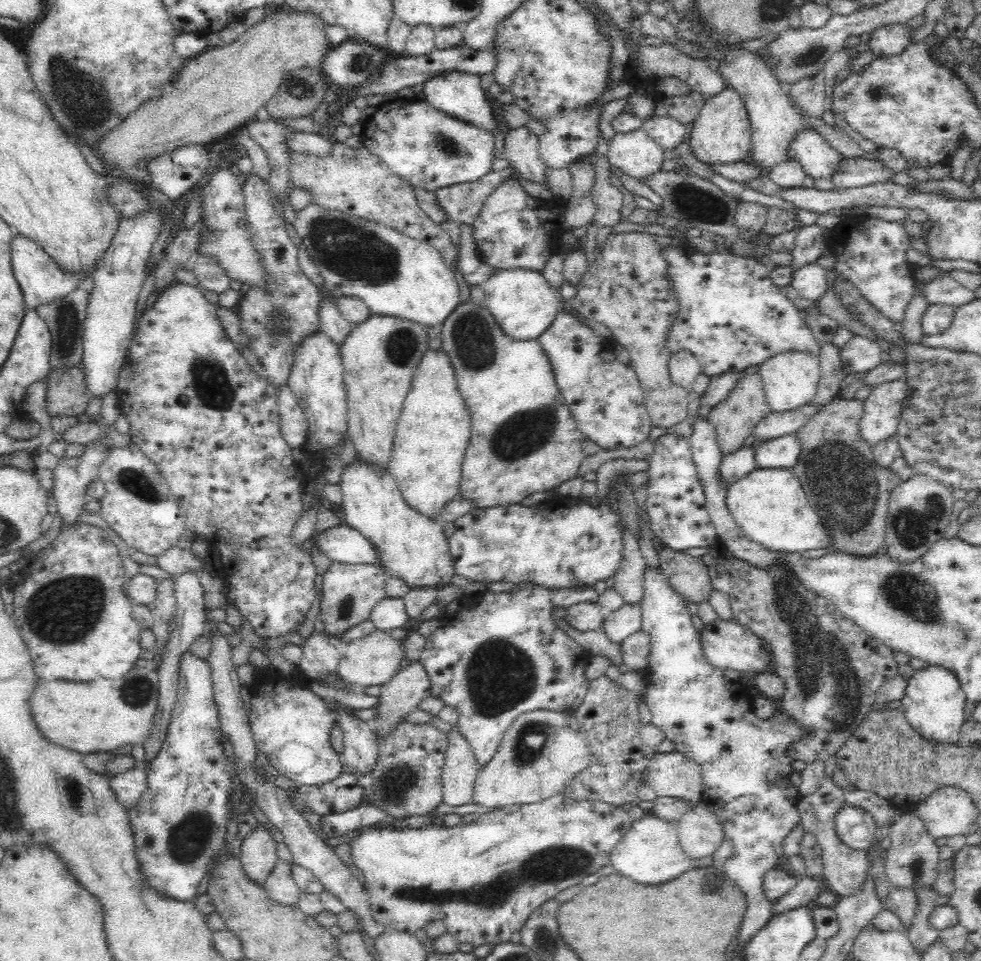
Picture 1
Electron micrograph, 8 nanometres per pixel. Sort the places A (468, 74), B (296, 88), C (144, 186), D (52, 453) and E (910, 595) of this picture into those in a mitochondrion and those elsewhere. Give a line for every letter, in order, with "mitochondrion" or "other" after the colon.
A: other
B: mitochondrion
C: other
D: other
E: mitochondrion

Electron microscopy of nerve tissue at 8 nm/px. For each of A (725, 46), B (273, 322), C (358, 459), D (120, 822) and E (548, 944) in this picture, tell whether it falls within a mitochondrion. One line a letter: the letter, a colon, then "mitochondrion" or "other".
A: other
B: mitochondrion
C: other
D: other
E: mitochondrion

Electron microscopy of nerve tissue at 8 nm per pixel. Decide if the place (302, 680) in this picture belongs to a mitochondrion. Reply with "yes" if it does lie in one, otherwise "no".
no

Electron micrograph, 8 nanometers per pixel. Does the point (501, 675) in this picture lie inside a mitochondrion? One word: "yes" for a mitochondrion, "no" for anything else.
yes

